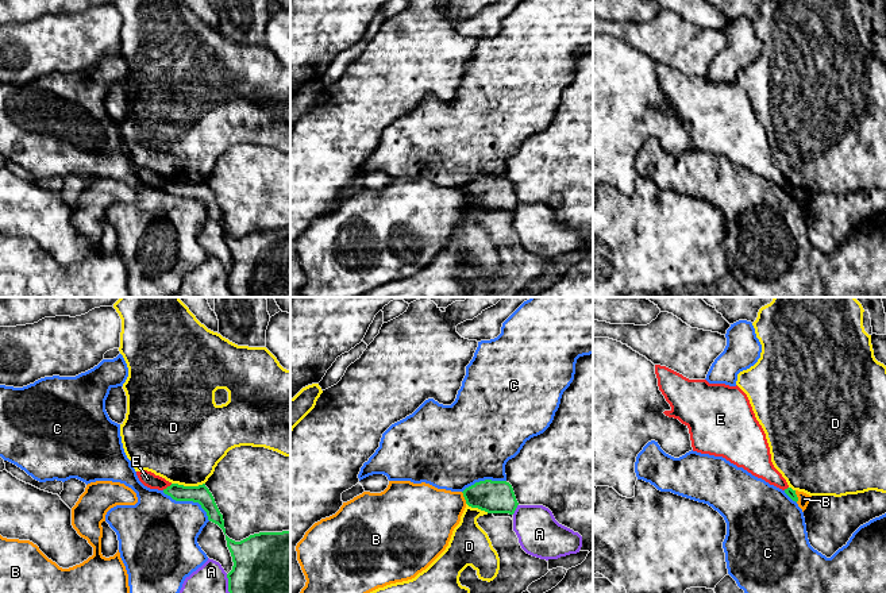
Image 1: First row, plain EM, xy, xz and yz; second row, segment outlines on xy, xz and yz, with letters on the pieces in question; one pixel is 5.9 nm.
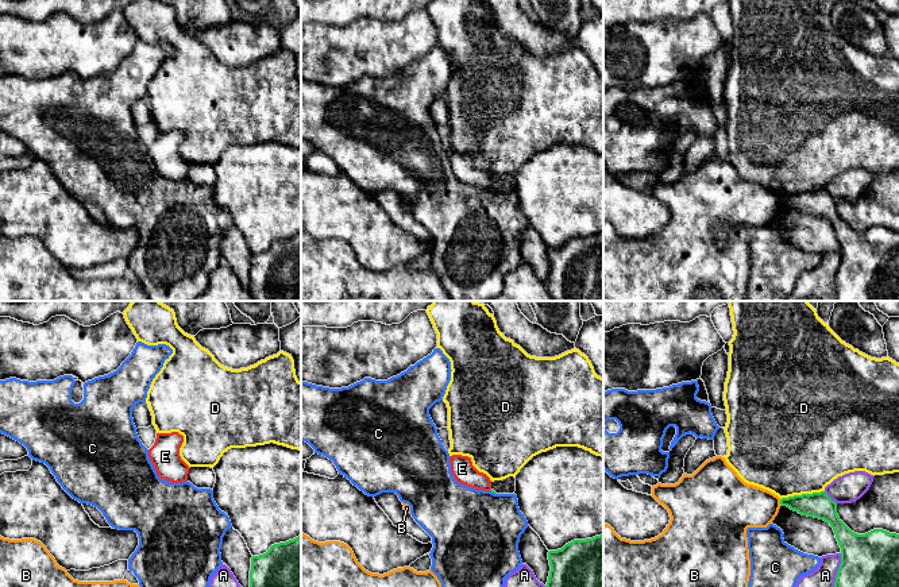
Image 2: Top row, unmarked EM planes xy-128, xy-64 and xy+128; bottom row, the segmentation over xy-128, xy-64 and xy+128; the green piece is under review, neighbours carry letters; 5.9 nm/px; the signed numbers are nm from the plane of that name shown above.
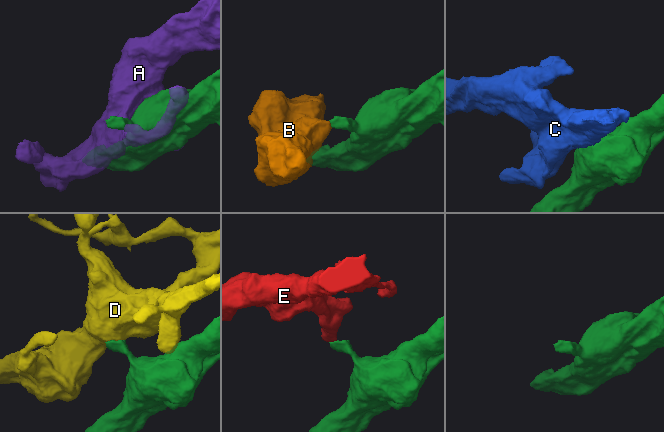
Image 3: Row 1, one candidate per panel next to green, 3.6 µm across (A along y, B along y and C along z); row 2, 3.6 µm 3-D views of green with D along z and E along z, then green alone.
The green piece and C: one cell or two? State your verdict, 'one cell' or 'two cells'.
two cells

